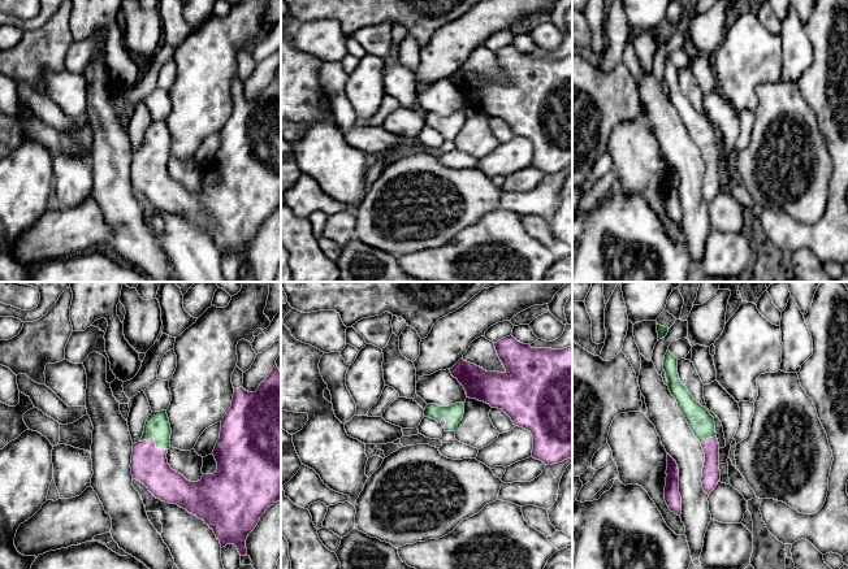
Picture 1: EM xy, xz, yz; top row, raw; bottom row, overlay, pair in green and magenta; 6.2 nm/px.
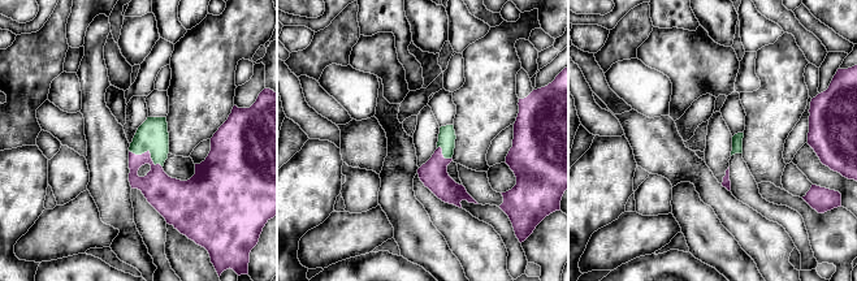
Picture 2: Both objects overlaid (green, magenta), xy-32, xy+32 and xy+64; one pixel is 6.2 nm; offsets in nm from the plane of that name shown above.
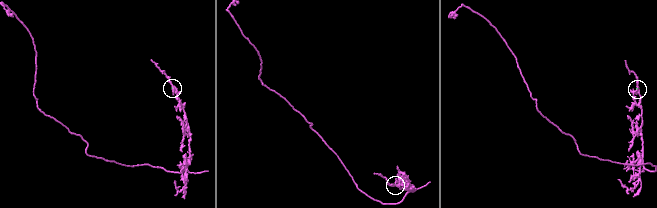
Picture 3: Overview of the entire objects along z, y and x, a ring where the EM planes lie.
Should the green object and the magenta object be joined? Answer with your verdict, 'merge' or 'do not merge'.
merge

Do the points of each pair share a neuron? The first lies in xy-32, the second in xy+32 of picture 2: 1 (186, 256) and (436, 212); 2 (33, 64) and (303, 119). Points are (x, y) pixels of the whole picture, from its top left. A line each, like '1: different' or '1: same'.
1: same
2: different

